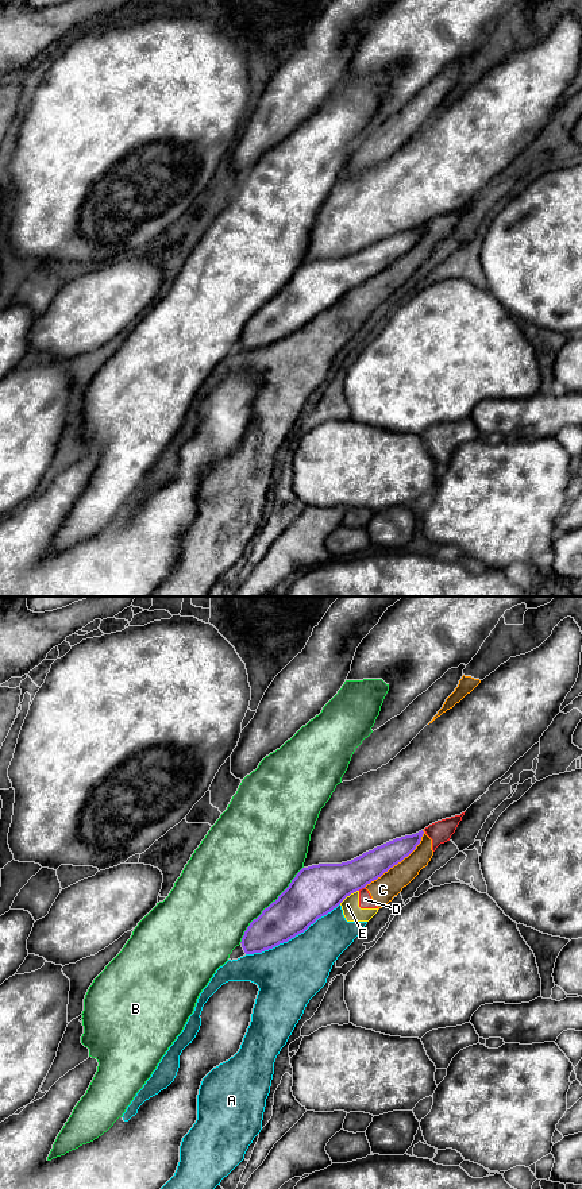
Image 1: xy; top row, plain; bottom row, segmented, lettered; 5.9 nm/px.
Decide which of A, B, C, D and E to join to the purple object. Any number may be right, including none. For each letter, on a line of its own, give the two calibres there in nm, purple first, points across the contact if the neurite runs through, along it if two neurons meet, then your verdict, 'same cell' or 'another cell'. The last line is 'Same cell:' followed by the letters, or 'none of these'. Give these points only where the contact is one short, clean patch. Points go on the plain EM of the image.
A: 260 nm thick on the purple side, 380 nm on the other; another cell
B: 280 nm thick on the purple side, 500 nm on the other; another cell
C: 180 nm thick on the purple side, 150 nm on the other; another cell
D: 280 nm thick on the purple side, 80 nm on the other; another cell
E: 300 nm thick on the purple side, 110 nm on the other; another cell
Same cell: none of these

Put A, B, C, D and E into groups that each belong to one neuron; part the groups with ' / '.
A C D E / B

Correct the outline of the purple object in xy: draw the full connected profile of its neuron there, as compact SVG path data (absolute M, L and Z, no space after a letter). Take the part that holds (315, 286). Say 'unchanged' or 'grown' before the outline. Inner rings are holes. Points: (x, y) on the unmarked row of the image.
unchanged; M424 227L389 236L342 259L302 263L289 282L254 314L242 333L246 350L262 348L304 328L347 292L408 252Z

